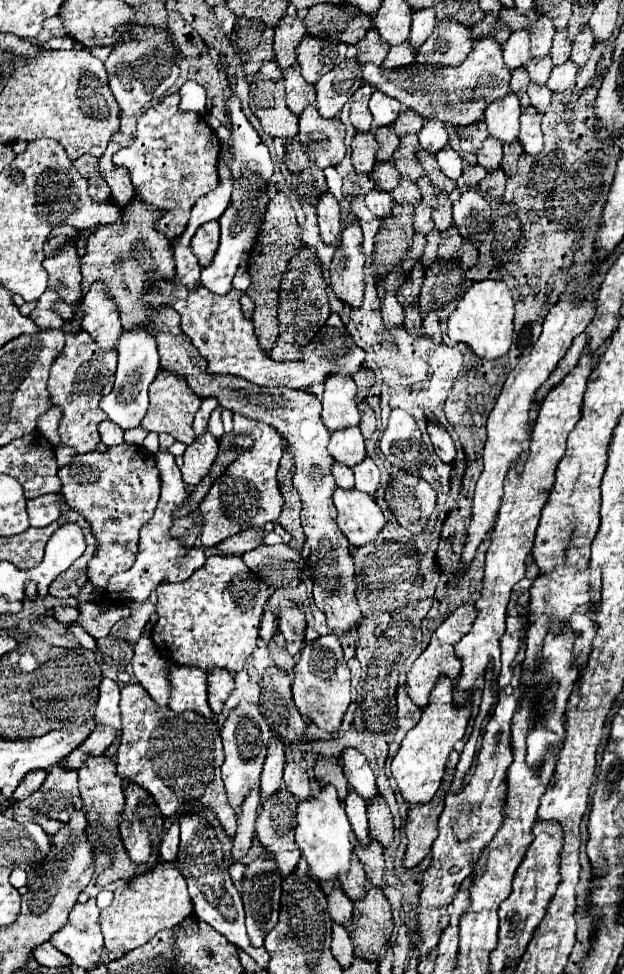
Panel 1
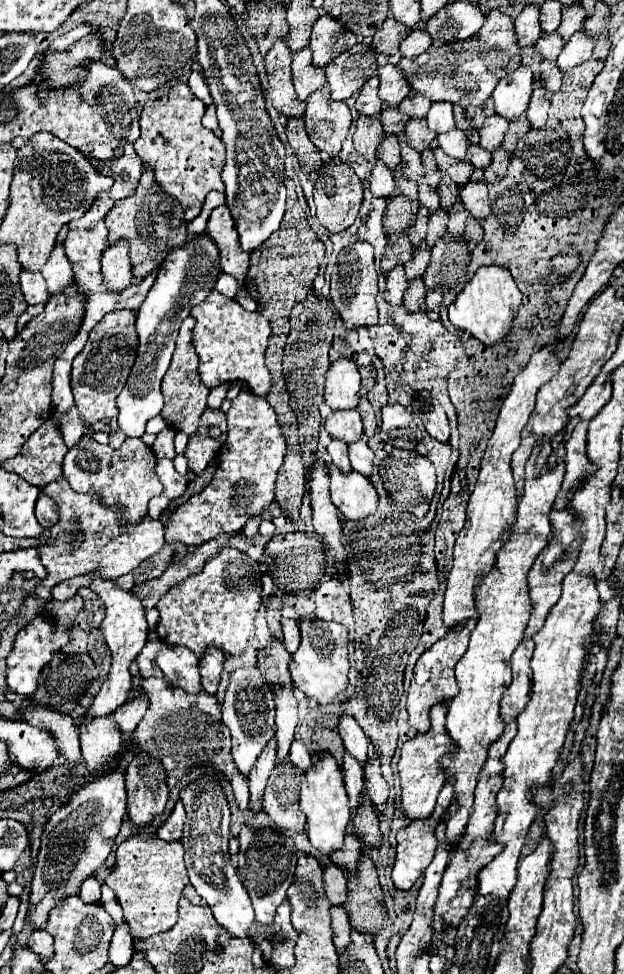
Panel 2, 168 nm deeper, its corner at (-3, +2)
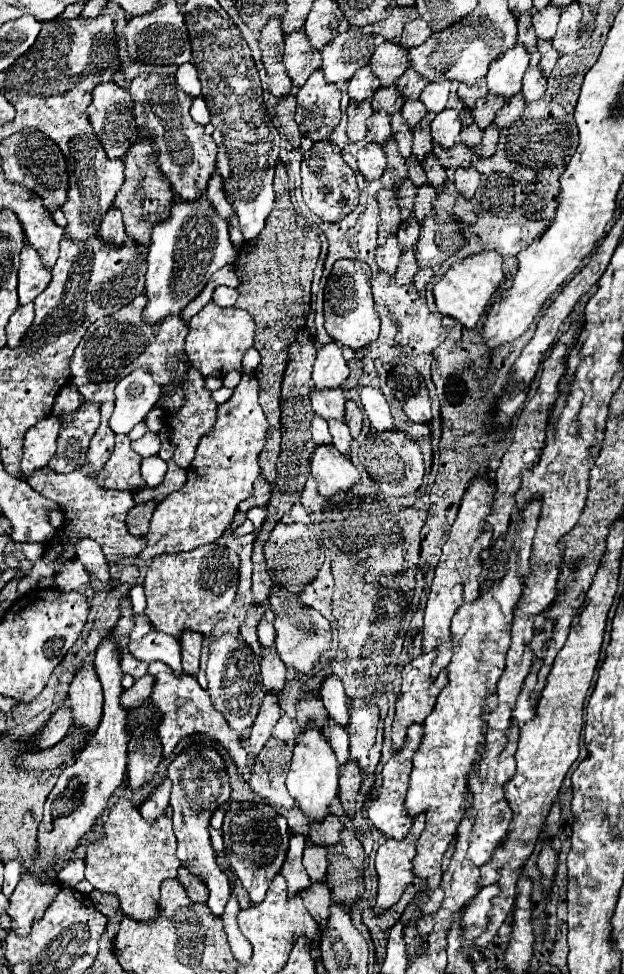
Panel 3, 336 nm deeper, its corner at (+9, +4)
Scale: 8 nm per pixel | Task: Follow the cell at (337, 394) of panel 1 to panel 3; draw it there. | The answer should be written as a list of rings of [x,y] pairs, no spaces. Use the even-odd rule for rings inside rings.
[[[331,342],[317,350],[315,366],[313,366],[313,386],[317,390],[339,388],[349,376],[349,366],[341,354],[341,348]]]

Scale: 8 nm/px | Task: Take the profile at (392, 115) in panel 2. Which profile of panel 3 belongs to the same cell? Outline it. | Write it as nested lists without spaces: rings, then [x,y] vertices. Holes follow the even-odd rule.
[[[381,86],[381,88],[375,92],[371,106],[373,106],[375,112],[385,110],[385,112],[393,114],[393,112],[399,112],[399,110],[401,110],[403,102],[405,102],[405,100],[401,98],[401,94],[397,92],[395,86]]]

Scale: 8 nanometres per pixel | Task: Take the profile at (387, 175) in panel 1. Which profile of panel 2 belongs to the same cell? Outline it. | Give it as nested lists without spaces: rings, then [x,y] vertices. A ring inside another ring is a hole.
[[[383,136],[381,146],[377,150],[377,156],[391,168],[395,170],[401,164],[401,148],[399,148],[399,140],[397,136]]]

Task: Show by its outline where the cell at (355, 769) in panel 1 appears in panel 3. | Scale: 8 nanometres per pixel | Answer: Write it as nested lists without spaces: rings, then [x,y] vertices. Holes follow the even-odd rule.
[[[327,676],[321,688],[321,700],[325,704],[325,710],[329,712],[329,718],[337,722],[339,726],[349,724],[349,710],[347,710],[347,698],[343,692],[343,684],[337,676]]]

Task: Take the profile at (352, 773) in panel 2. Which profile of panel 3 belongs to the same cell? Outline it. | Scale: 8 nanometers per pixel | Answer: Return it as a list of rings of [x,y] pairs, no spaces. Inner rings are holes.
[[[329,720],[329,724],[323,728],[323,734],[325,734],[329,746],[333,748],[339,766],[345,766],[347,760],[349,760],[349,736],[347,736],[347,730]]]

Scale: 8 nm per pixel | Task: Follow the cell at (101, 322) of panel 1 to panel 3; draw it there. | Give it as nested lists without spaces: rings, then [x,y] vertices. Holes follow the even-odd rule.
[[[111,206],[111,210],[105,214],[103,222],[101,222],[101,228],[99,228],[99,238],[107,244],[113,244],[113,246],[121,246],[127,236],[125,236],[125,226],[123,226],[123,220],[119,216],[119,212]]]

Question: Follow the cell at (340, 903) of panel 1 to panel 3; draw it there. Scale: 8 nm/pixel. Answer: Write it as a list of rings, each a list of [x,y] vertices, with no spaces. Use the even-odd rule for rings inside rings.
[[[309,844],[303,854],[303,866],[311,878],[311,882],[325,882],[327,880],[327,852],[321,846]]]

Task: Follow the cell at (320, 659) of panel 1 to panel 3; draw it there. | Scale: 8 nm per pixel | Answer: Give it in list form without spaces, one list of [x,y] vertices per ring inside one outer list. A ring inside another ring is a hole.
[[[277,588],[275,592],[271,592],[269,604],[271,604],[271,610],[275,614],[275,630],[277,630],[275,648],[277,648],[281,662],[299,674],[315,672],[319,668],[319,664],[327,658],[327,652],[331,650],[333,630],[331,630],[329,620],[323,618],[313,608],[301,604],[295,594],[291,594],[283,588]]]

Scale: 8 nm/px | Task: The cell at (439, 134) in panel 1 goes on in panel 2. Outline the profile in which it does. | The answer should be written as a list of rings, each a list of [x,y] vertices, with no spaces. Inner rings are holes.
[[[433,102],[433,106],[427,112],[427,124],[437,134],[451,130],[455,126],[453,104],[451,102]]]

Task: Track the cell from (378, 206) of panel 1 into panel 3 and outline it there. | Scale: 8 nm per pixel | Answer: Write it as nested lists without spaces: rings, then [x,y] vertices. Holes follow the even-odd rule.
[[[369,142],[367,146],[363,146],[357,152],[357,164],[359,164],[359,172],[363,174],[365,180],[373,182],[379,180],[385,172],[385,152],[379,144]]]

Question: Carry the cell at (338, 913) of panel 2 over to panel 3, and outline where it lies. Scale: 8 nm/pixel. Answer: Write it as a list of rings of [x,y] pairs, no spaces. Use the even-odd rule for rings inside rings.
[[[311,884],[307,892],[303,892],[303,904],[313,916],[313,920],[319,924],[319,930],[325,930],[329,922],[329,908],[331,908],[331,894],[325,884]]]

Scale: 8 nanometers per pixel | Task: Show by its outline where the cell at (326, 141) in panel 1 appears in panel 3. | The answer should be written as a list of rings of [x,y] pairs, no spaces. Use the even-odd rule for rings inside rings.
[[[317,70],[305,86],[297,92],[295,120],[305,138],[313,142],[327,140],[341,120],[339,100],[341,92],[335,86],[327,86],[323,72]]]

